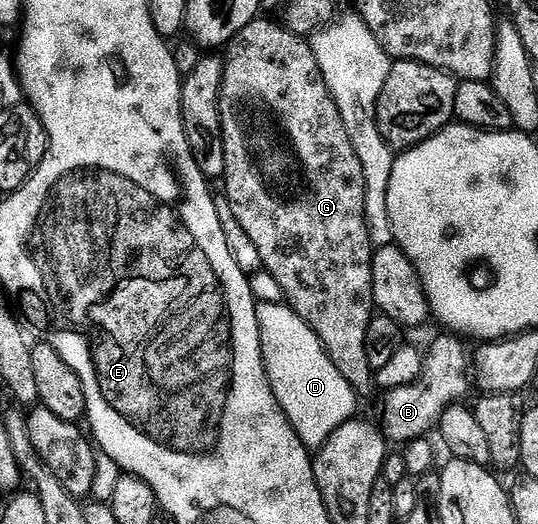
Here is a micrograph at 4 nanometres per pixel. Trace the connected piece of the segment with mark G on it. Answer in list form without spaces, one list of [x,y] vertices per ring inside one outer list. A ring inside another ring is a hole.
[[[256,18],[249,22],[236,36],[231,39],[230,44],[226,45],[225,55],[223,56],[223,77],[219,85],[221,94],[219,95],[219,109],[221,110],[221,126],[223,127],[223,145],[225,146],[225,185],[227,184],[227,200],[231,203],[231,216],[239,223],[239,228],[251,239],[251,244],[255,247],[255,252],[259,255],[259,260],[263,263],[263,268],[275,279],[277,287],[283,291],[282,299],[289,305],[295,313],[306,322],[317,334],[321,346],[329,354],[333,366],[341,370],[341,378],[349,382],[349,386],[355,389],[356,393],[363,394],[373,388],[373,369],[369,366],[369,357],[365,351],[365,334],[369,330],[371,317],[376,315],[377,309],[373,298],[373,270],[371,269],[371,258],[373,255],[373,245],[371,243],[371,231],[367,225],[367,214],[365,212],[365,174],[361,170],[361,158],[353,150],[353,142],[345,130],[345,122],[341,118],[341,110],[337,110],[337,102],[331,96],[331,91],[327,89],[325,78],[317,66],[317,58],[313,54],[310,43],[302,36],[294,36],[289,29],[284,28],[282,23],[271,20]],[[249,90],[255,90],[255,100],[259,100],[259,110],[261,110],[261,100],[265,100],[265,114],[269,112],[267,108],[275,110],[281,118],[279,124],[285,126],[285,136],[287,136],[287,152],[293,154],[289,160],[253,160],[253,152],[241,154],[239,158],[247,160],[229,160],[229,152],[235,152],[237,148],[245,148],[243,142],[243,130],[241,130],[241,120],[239,120],[239,102],[237,98],[245,98]]]

